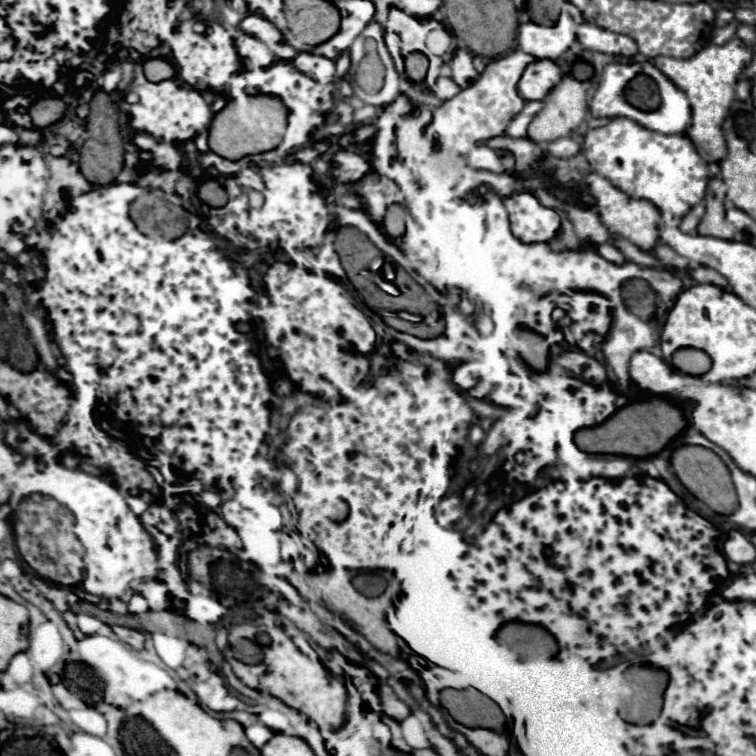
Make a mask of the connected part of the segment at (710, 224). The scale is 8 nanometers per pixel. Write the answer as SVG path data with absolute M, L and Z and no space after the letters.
M713 178L709 182L709 190L705 194L705 216L701 218L701 222L697 226L697 232L703 234L703 236L733 240L735 228L725 220L725 208L723 208L721 198L725 198L725 190Z

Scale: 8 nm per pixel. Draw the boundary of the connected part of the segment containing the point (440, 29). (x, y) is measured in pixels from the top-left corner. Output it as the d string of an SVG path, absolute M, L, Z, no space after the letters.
M391 8L383 22L383 30L385 30L385 46L395 62L397 72L403 74L403 58L409 52L421 52L429 58L429 72L425 78L425 86L433 86L439 78L439 68L447 60L447 56L451 52L451 44L453 44L453 36L445 30L445 26L441 22L437 22L435 18L415 18L397 8Z

